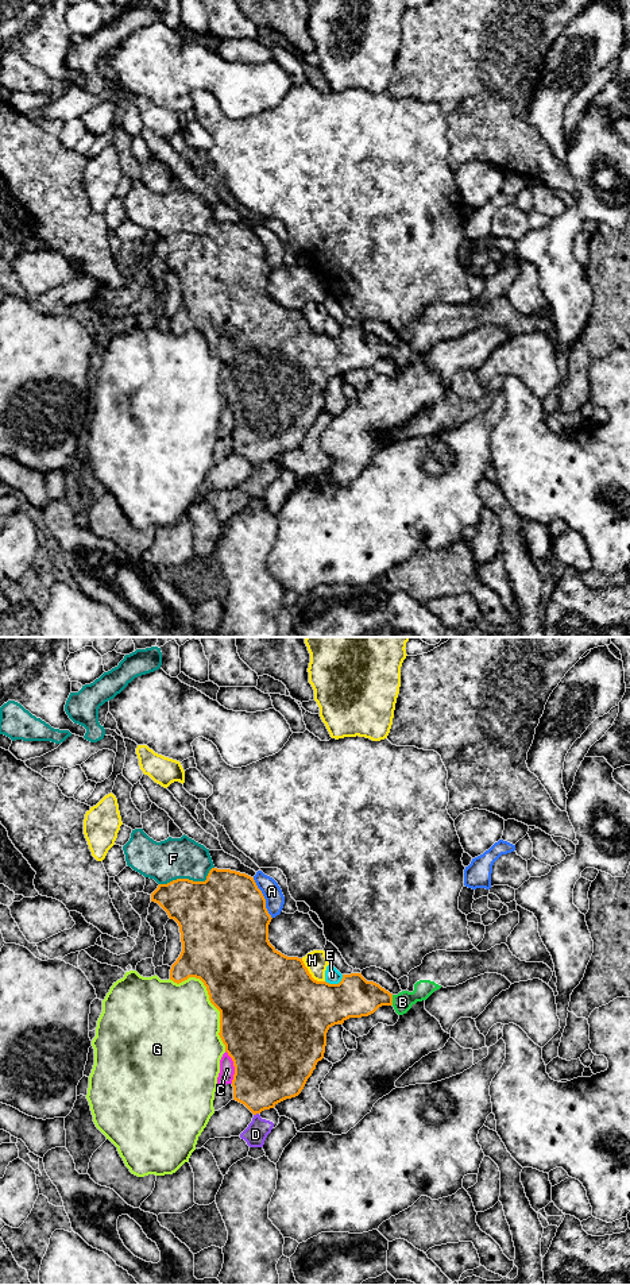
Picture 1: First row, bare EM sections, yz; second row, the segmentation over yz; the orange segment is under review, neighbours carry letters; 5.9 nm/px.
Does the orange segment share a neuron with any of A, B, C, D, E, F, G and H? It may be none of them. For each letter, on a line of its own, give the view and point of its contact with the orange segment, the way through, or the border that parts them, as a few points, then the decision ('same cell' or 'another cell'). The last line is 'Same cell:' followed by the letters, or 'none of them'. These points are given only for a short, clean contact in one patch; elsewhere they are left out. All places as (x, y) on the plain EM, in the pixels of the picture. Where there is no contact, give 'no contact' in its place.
A: contact yz (263, 250); another cell
B: contact yz (391, 352); way yz (354, 348), (381, 348), (391, 352), (402, 354); same cell
C: contact yz (234, 417); another cell
D: contact yz (255, 466); another cell
E: contact yz (335, 336); another cell
F: contact yz (188, 231); another cell
G: contact yz (209, 351); another cell
H: contact yz (309, 325); another cell
Same cell: B

